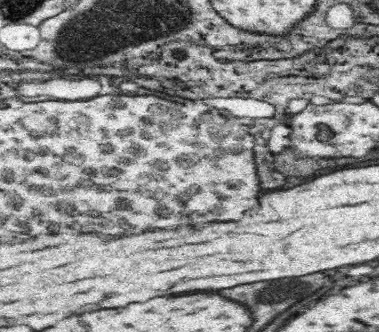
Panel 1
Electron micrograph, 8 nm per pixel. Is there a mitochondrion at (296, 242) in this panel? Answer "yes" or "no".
no

